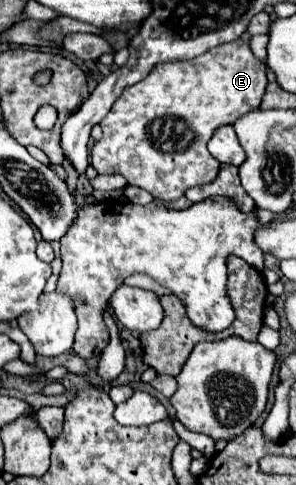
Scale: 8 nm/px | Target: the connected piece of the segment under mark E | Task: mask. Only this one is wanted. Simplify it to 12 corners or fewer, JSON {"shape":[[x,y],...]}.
{"shape":[[240,39],[156,65],[100,121],[88,181],[210,183],[216,127],[258,109]]}

